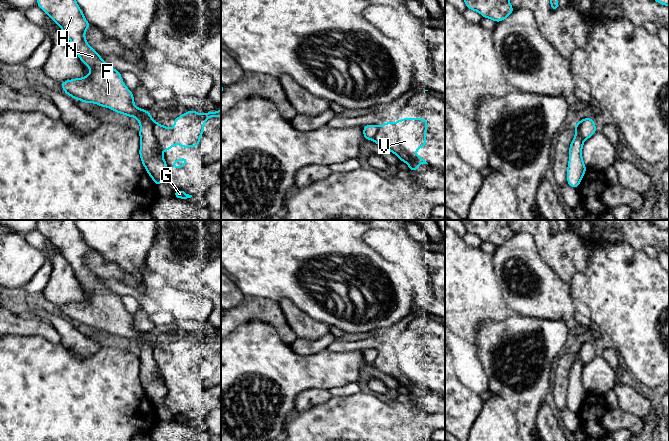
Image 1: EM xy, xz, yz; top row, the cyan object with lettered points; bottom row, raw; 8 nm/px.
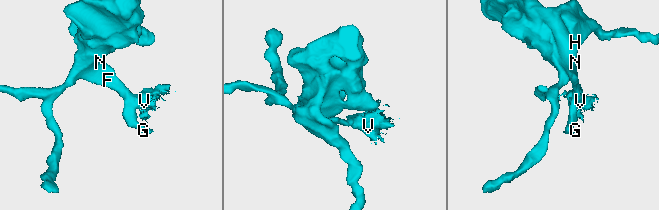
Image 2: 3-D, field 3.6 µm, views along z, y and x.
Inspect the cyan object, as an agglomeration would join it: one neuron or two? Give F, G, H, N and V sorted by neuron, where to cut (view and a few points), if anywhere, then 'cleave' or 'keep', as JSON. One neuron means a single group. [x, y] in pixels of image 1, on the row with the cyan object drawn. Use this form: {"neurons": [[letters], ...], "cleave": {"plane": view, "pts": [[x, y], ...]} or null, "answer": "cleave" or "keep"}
{"neurons": [["F", "G", "H", "N"], ["V"]], "cleave": {"plane": "xy", "pts": [[153, 120], [153, 135], [162, 151]]}, "answer": "cleave"}

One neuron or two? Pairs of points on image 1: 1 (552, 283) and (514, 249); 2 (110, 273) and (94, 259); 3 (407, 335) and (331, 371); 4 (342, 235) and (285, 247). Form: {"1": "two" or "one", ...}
{"1": "one", "2": "one", "3": "two", "4": "one"}

